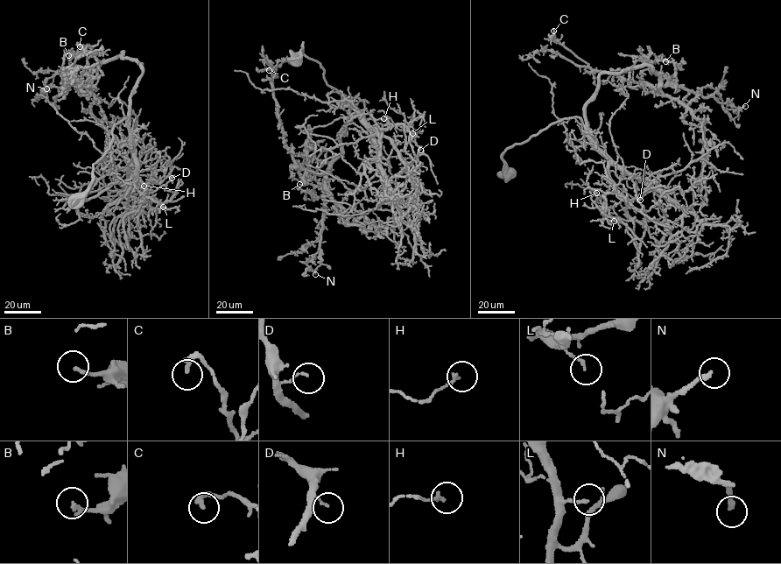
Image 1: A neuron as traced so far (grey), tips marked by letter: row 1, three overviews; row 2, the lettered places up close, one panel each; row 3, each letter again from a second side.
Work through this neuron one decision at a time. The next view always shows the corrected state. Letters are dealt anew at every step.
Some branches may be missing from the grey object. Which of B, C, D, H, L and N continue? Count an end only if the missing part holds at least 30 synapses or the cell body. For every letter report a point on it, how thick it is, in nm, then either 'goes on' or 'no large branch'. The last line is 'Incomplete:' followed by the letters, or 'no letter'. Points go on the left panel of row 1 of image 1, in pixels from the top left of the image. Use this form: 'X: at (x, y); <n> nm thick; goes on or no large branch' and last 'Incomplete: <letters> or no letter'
B: at (68, 55); 240 nm thick; no large branch
C: at (80, 46); 220 nm thick; no large branch
D: at (172, 178); 90 nm thick; no large branch
H: at (144, 186); 170 nm thick; no large branch
L: at (163, 207); 120 nm thick; no large branch
N: at (46, 88); 200 nm thick; no large branch
Incomplete: no letter

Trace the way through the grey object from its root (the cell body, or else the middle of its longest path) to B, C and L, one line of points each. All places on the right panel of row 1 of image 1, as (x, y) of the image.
B: (510, 171), (507, 149), (564, 118), (586, 126), (601, 74), (648, 64), (660, 86), (673, 84), (665, 61)
C: (510, 171), (507, 149), (564, 118), (586, 126), (601, 74), (650, 65), (658, 85), (594, 71), (553, 31)
L: (510, 171), (502, 158), (505, 150), (579, 117), (608, 162), (615, 192), (606, 194), (602, 210), (614, 221)

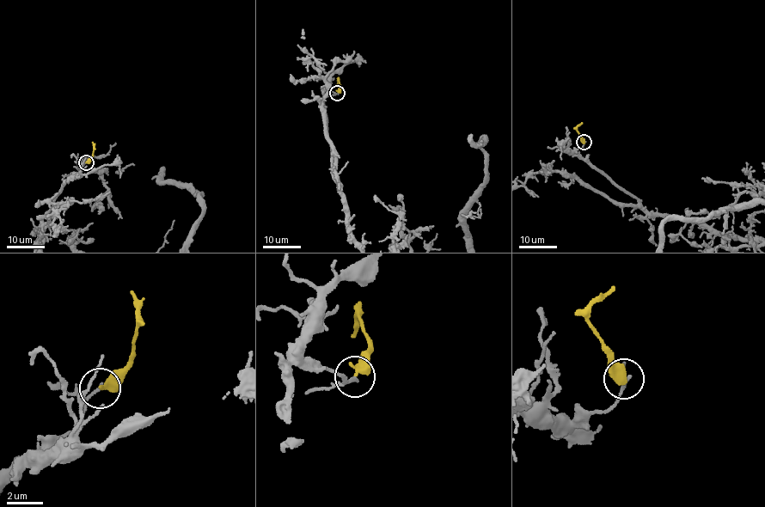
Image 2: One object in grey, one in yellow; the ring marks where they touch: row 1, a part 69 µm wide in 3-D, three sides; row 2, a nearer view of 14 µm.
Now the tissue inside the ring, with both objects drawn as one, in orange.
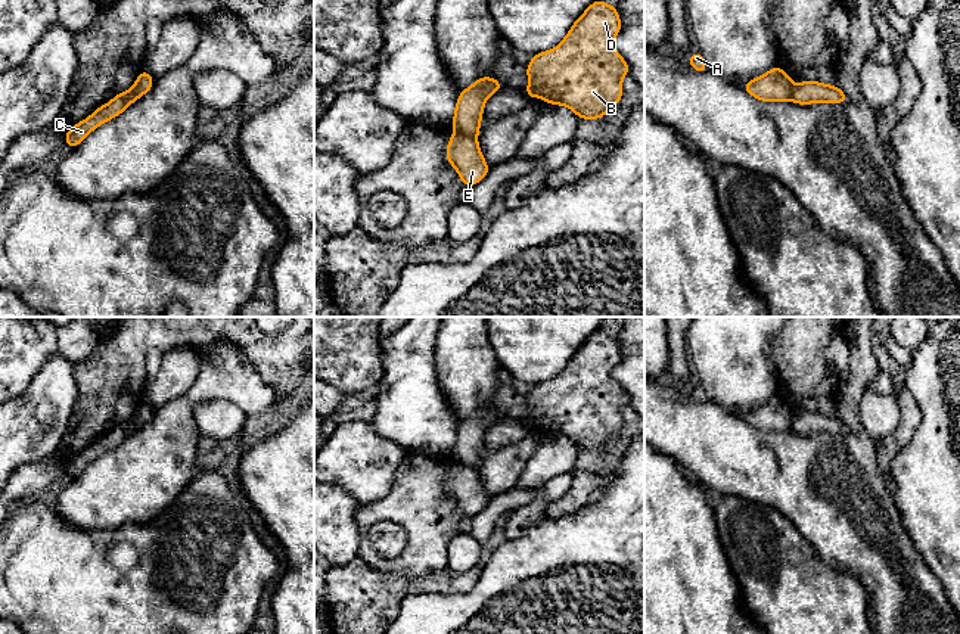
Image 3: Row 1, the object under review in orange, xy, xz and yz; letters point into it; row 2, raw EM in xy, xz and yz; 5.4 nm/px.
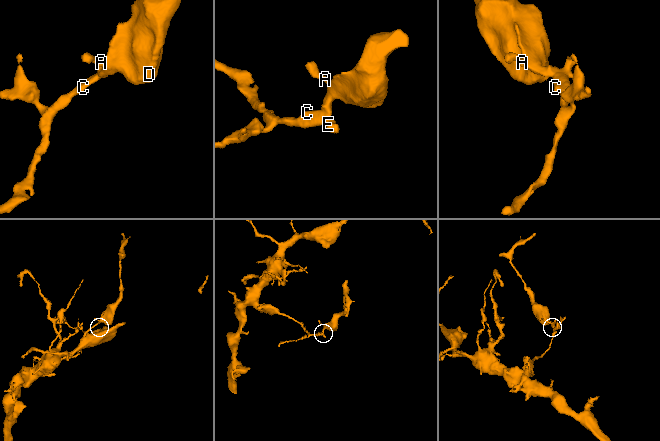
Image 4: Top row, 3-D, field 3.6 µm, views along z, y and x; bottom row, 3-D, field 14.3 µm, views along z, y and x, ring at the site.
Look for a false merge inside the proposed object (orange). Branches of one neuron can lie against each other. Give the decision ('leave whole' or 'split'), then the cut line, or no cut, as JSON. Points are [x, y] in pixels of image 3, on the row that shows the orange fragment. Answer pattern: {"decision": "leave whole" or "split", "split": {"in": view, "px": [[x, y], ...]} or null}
{"decision": "split", "split": {"in": "xz", "px": [[456, 130], [475, 139]]}}

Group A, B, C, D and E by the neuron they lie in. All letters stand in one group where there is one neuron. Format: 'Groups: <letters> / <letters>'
Groups: A B D / C E

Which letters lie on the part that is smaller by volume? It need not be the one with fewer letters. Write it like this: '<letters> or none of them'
A, B, D

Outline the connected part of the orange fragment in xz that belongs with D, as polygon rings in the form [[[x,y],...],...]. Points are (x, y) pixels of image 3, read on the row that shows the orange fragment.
[[[603,0],[591,3],[557,47],[534,55],[525,96],[565,105],[580,119],[603,118],[622,99],[621,80],[630,74],[612,46],[619,32],[618,9]]]

